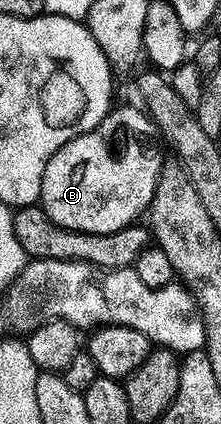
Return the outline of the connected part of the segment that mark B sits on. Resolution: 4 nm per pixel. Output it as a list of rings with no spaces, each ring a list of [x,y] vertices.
[[[138,105],[119,106],[106,111],[89,132],[69,140],[45,164],[45,176],[41,180],[39,202],[49,220],[65,229],[78,233],[113,234],[119,229],[132,225],[139,213],[150,207],[157,180],[162,172],[165,159],[159,151],[161,137],[154,120]]]

